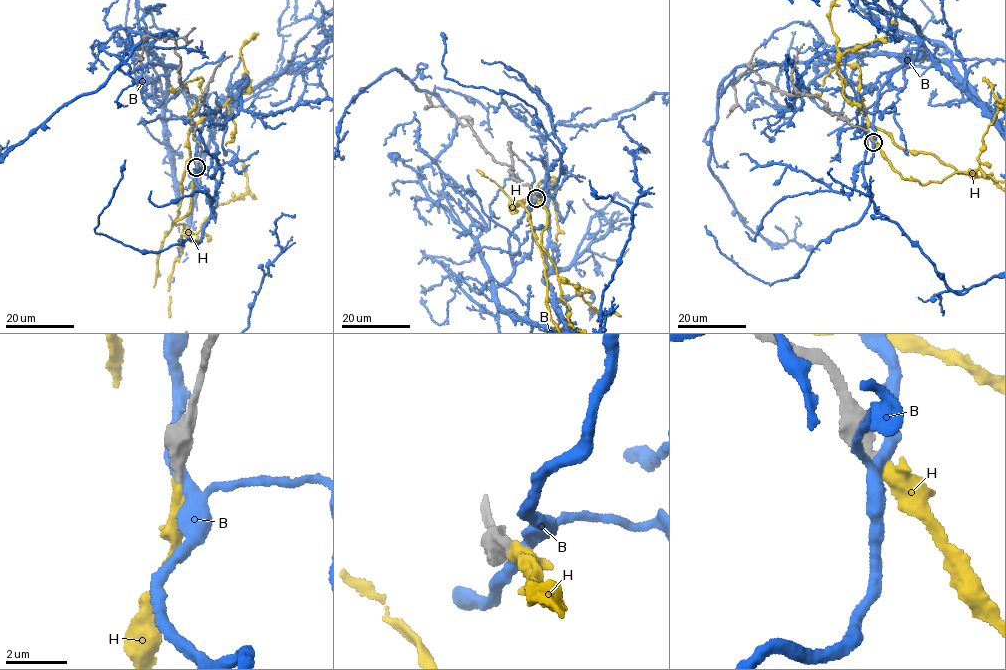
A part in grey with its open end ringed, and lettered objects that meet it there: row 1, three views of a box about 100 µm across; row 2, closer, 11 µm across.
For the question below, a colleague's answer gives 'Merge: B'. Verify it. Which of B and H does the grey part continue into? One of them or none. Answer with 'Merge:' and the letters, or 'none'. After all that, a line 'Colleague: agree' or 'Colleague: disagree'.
Merge: H
Colleague: disagree

